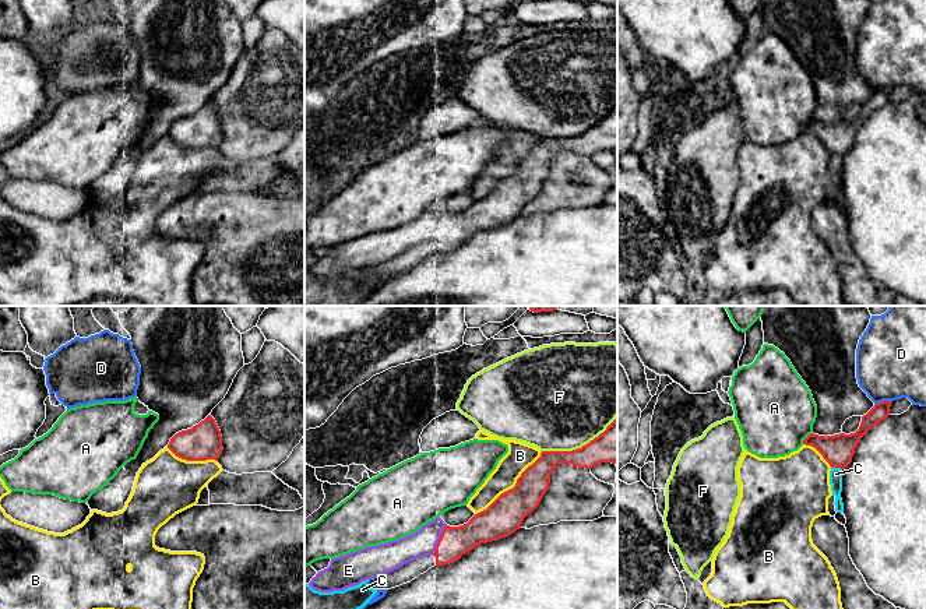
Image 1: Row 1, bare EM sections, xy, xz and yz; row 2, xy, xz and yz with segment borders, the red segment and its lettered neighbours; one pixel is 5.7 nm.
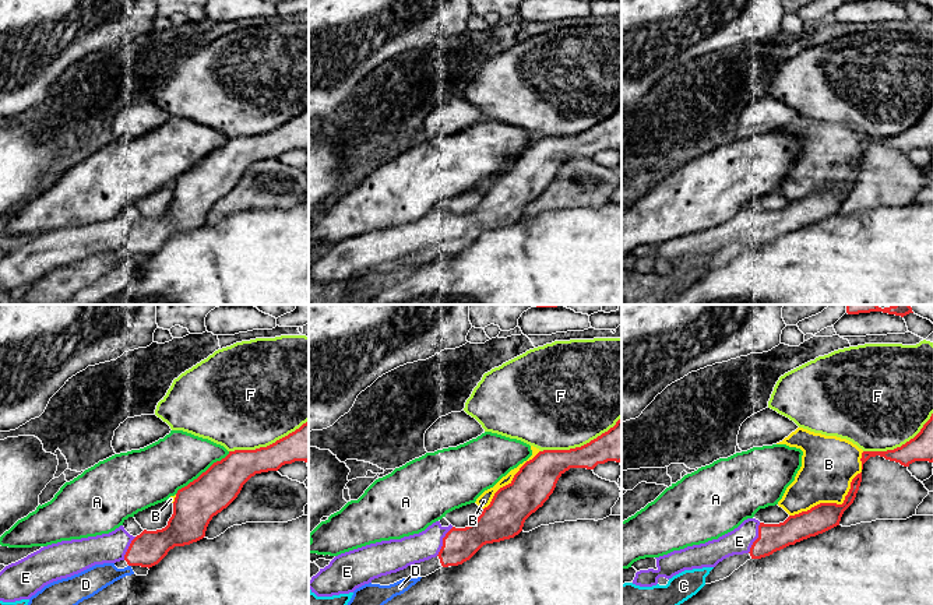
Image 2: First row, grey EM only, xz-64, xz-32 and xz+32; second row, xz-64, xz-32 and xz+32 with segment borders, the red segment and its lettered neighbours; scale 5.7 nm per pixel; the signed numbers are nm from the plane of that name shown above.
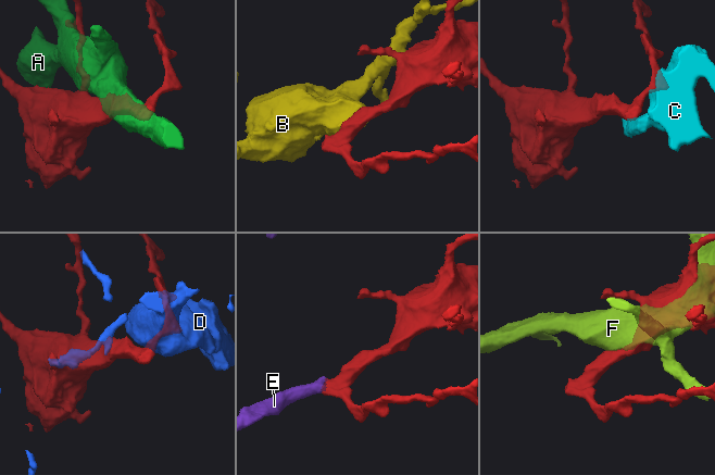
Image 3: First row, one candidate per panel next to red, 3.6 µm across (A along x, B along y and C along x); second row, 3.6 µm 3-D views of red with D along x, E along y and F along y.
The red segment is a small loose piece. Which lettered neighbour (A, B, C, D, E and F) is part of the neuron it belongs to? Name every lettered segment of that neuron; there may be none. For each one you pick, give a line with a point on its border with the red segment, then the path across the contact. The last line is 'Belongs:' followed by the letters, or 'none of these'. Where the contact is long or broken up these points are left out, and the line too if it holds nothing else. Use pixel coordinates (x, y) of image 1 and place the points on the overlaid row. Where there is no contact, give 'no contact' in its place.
E: xz (439, 539)
Belongs: E

